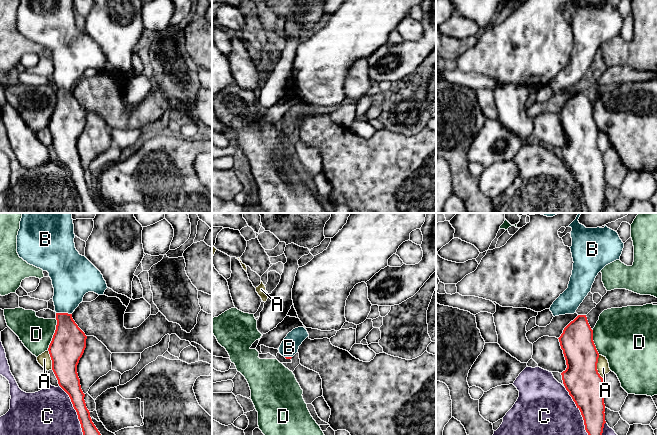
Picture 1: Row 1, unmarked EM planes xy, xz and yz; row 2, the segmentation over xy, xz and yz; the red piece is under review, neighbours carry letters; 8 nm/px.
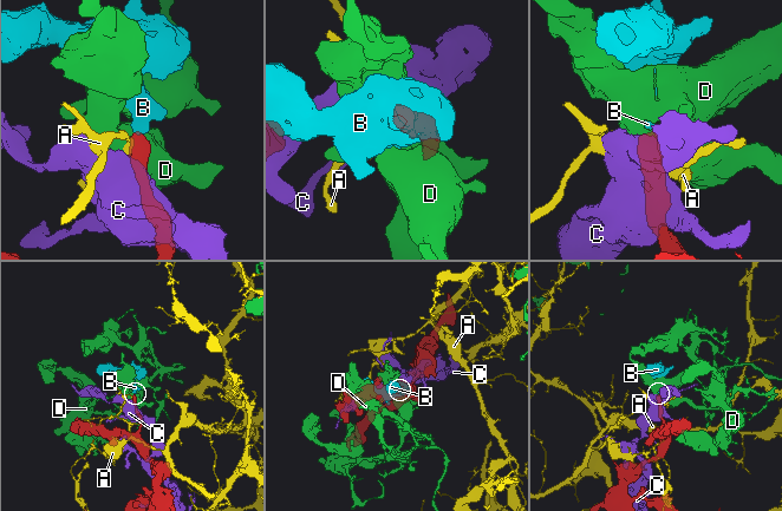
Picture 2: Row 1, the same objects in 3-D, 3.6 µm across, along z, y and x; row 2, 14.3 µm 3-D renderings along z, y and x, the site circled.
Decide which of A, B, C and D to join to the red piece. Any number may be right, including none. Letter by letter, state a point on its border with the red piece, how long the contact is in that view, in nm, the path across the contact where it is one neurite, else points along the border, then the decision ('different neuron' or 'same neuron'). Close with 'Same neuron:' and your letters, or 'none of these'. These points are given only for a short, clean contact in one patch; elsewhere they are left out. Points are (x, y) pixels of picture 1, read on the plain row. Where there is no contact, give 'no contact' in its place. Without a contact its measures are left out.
A: meets red in yz at (596, 143); contact 190 nm long; different neuron
B: meets red in xy at (64, 89); contact 130 nm long; runs through xy (68, 119), (64, 89), (70, 59); same neuron
C: meets red in xy at (76, 187); contact 460 nm long; different neuron
D: meets red in xy at (54, 110); contact 260 nm long; different neuron
Same neuron: B

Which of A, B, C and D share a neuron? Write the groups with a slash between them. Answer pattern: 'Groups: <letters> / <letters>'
Groups: A / B / C / D

